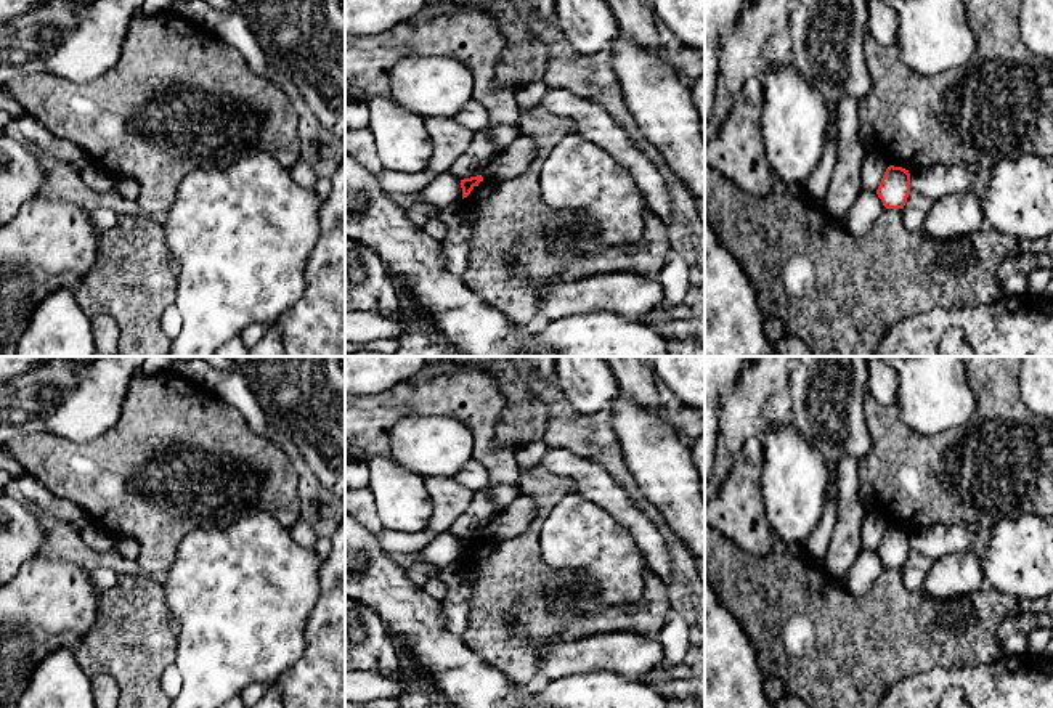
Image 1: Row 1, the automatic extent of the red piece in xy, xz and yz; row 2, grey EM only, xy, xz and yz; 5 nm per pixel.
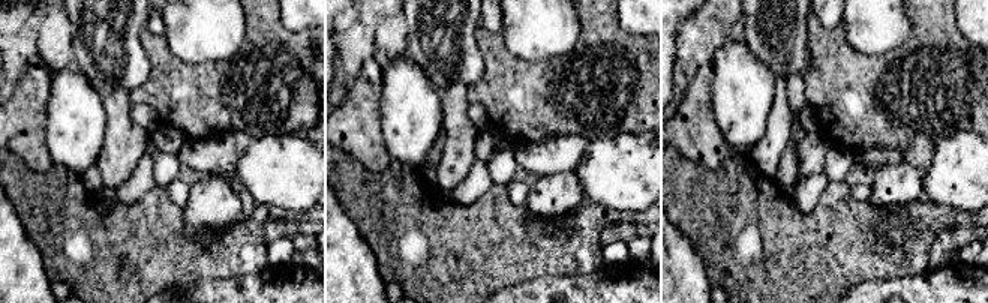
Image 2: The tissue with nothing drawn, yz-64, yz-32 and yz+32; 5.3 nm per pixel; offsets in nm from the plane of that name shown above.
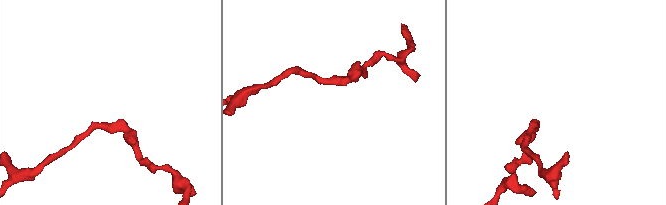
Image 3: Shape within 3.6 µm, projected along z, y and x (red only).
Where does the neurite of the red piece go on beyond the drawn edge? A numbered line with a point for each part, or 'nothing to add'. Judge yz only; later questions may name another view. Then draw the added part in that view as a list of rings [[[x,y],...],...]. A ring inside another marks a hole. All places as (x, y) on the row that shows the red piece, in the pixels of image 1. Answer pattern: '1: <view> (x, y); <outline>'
nothing to add

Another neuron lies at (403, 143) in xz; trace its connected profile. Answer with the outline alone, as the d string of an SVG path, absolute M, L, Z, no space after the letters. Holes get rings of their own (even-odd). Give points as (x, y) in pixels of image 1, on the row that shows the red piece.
M385 96L369 100L368 109L368 128L374 135L382 167L405 175L427 170L433 144L425 117L406 112Z

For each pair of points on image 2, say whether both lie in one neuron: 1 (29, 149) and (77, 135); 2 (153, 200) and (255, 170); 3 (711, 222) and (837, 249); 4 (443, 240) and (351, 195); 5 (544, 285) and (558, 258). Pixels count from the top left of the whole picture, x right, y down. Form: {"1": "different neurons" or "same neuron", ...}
{"1": "different neurons", "2": "different neurons", "3": "same neuron", "4": "same neuron", "5": "different neurons"}

